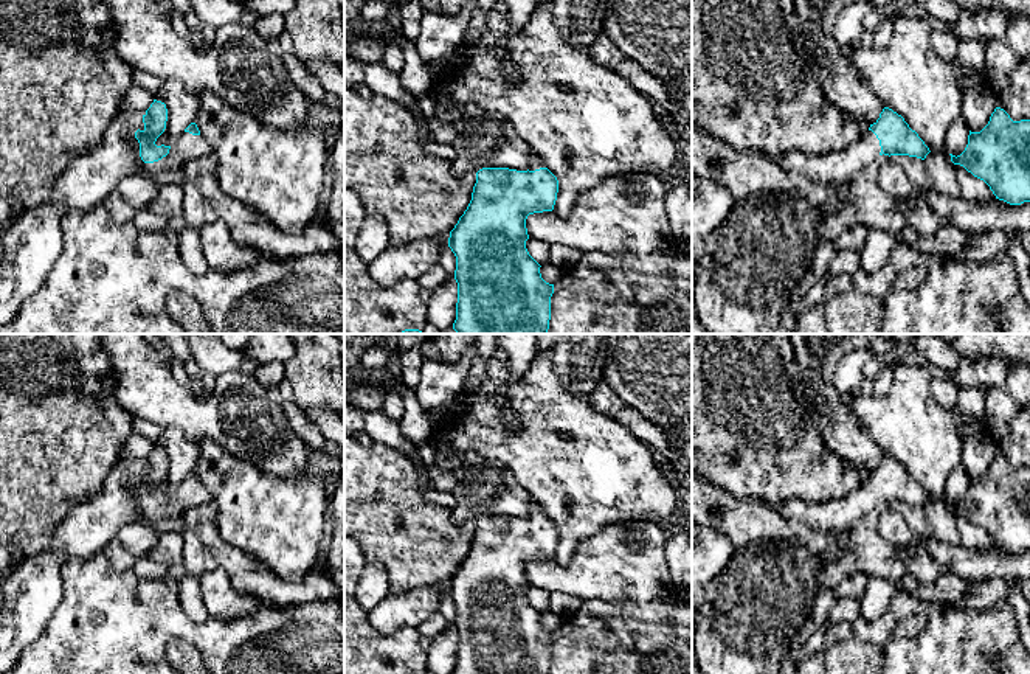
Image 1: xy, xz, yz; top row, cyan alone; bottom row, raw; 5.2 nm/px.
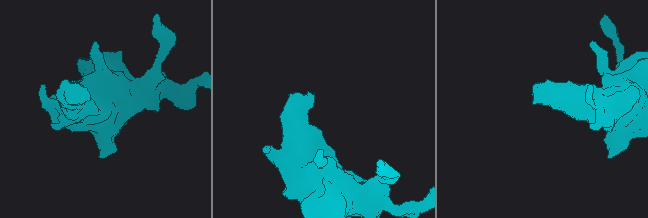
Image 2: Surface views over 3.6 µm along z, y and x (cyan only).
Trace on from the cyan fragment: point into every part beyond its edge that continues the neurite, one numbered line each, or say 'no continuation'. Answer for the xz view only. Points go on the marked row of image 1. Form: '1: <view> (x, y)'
1: xz (535, 162)

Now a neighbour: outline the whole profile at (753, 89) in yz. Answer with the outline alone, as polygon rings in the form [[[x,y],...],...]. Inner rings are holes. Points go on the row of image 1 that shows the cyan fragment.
[[[692,0],[692,123],[740,152],[827,155],[845,149],[870,124],[838,110],[807,62],[794,0]]]

